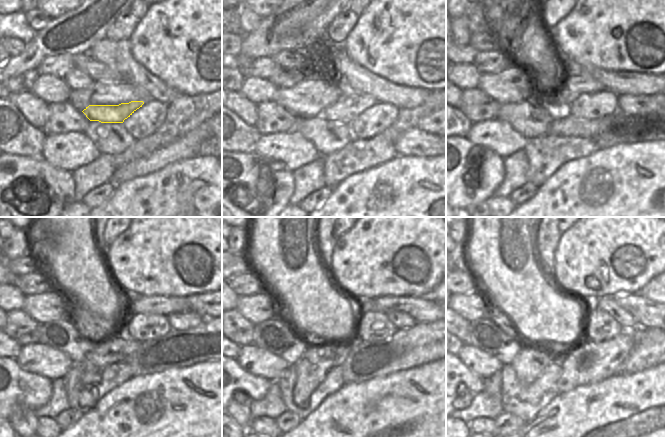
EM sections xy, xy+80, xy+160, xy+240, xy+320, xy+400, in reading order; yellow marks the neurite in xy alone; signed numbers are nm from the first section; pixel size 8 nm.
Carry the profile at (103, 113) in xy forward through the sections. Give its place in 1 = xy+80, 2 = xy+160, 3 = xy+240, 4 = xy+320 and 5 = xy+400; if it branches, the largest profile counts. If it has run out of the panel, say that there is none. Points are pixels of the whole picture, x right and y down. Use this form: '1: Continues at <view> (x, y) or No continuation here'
1: Continues at xy+80 (351, 104)
2: Continues at xy+160 (574, 85)
3: Continues at xy+240 (157, 304)
4: Continues at xy+320 (422, 309)
5: Continues at xy+400 (647, 313)

